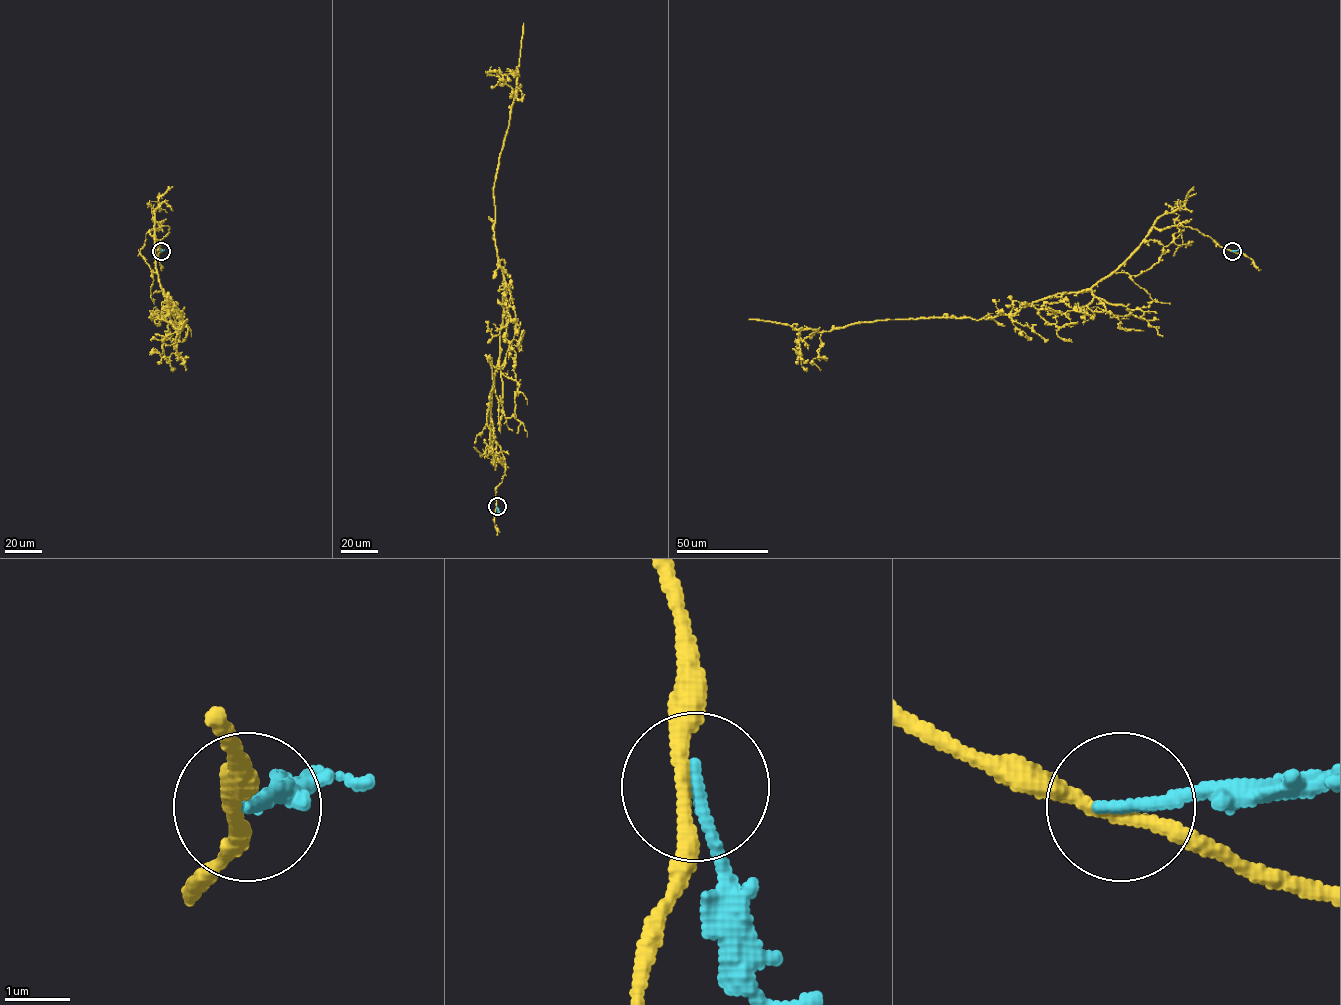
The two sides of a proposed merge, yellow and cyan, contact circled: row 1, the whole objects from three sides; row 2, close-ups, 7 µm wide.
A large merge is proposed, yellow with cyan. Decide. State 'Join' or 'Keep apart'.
Keep apart

